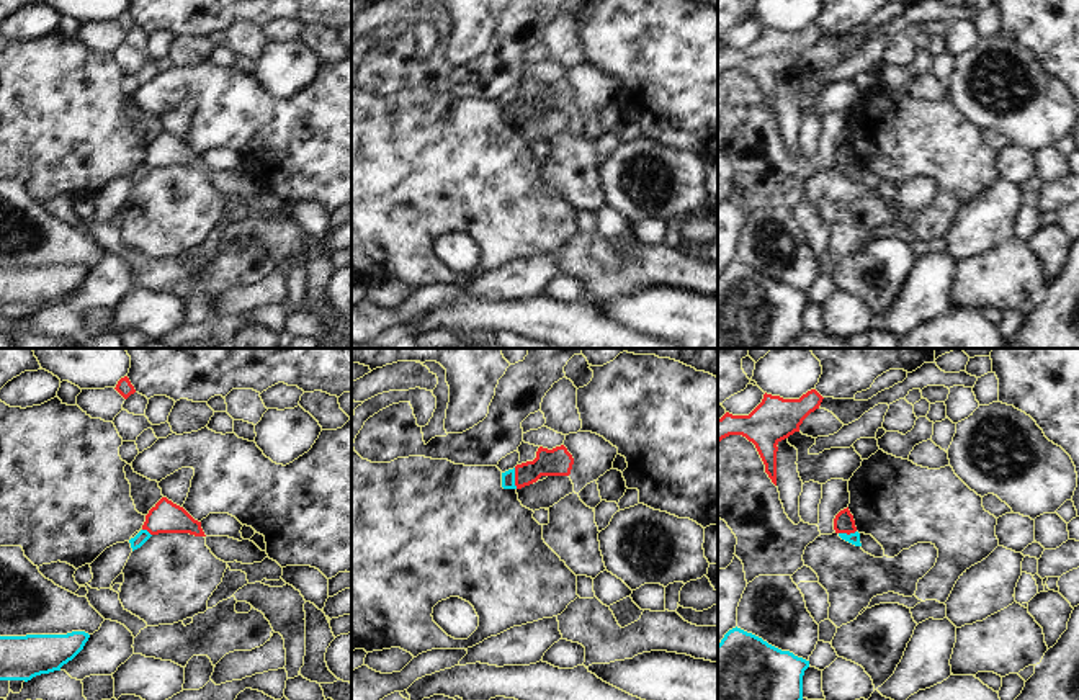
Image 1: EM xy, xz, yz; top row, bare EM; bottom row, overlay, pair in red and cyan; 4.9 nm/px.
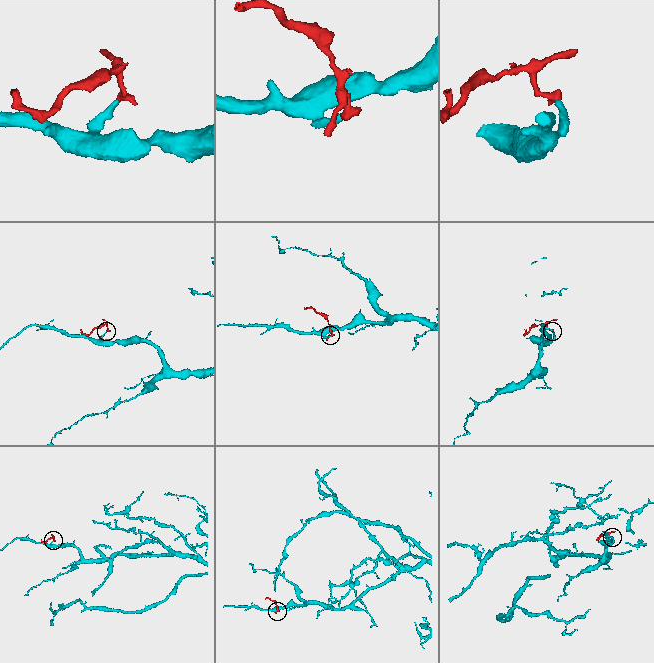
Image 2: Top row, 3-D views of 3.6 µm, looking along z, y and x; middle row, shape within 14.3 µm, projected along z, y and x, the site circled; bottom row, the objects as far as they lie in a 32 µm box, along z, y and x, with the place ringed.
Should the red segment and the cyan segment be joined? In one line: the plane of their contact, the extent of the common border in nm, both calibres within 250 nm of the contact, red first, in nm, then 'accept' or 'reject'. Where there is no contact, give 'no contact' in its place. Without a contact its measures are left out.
meets red in xz; contact 110 nm long; 140 nm thick on the red side, 60 nm on the other; reject

